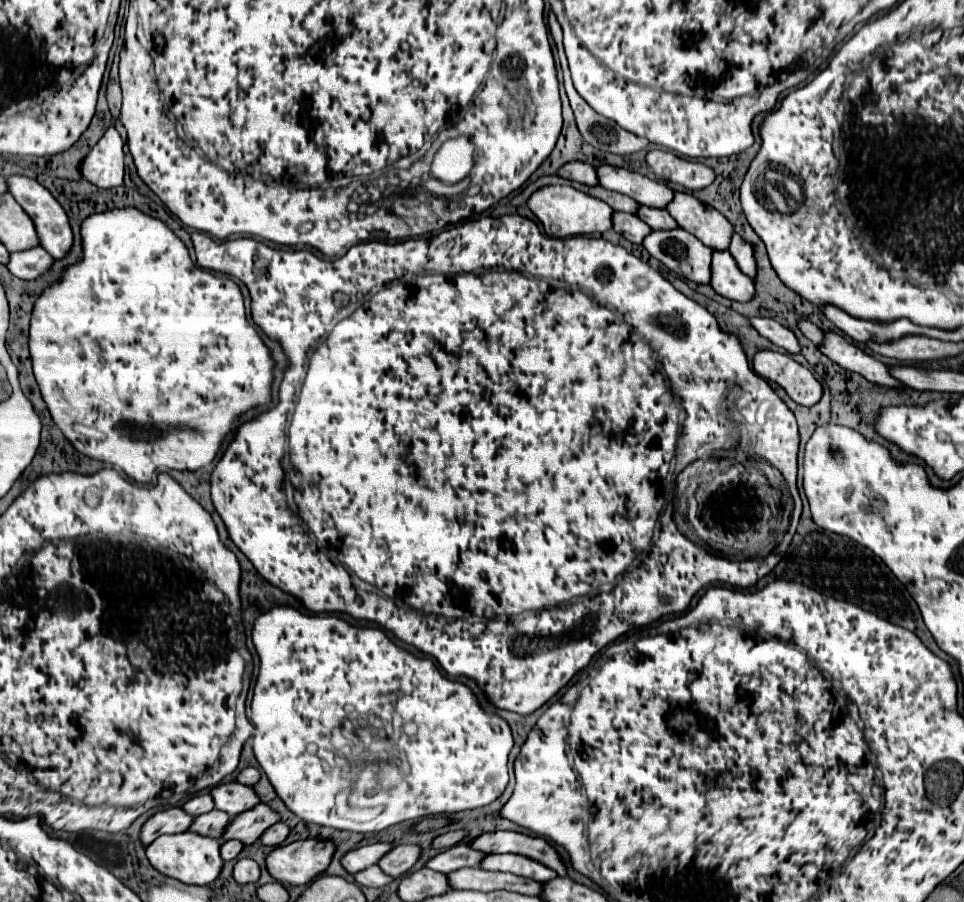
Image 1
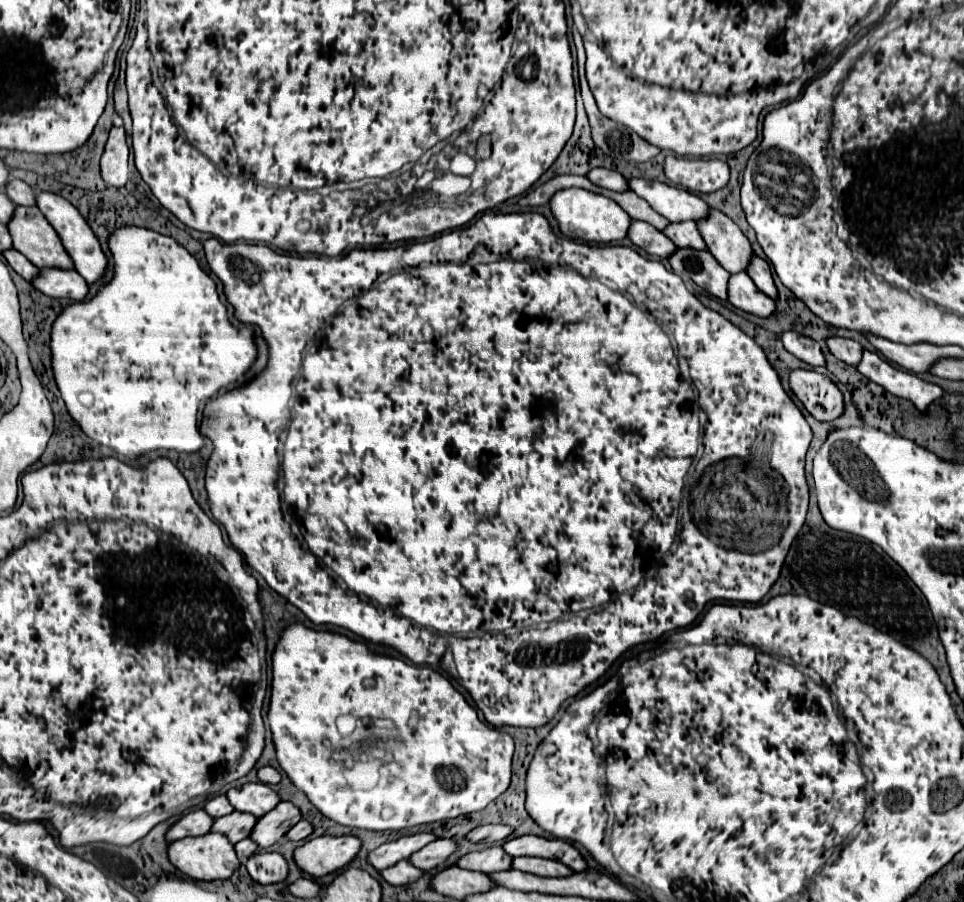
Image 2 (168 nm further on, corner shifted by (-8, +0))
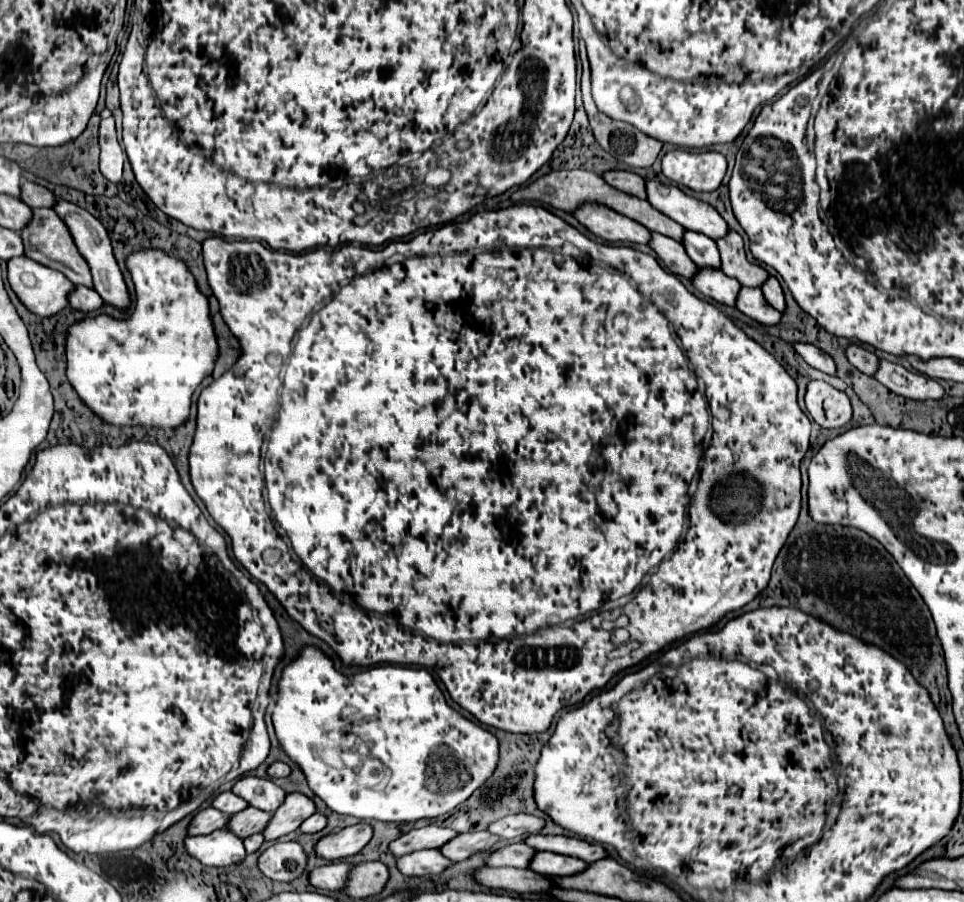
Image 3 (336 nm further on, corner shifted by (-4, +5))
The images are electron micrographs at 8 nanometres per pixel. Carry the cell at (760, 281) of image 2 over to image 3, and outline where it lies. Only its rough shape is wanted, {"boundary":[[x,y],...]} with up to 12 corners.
{"boundary":[[775,277],[761,285],[769,305],[785,309],[781,285]]}

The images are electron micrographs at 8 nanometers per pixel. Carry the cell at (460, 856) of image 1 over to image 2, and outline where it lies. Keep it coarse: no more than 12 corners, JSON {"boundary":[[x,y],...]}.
{"boundary":[[503,846],[471,852],[459,860],[467,870],[509,870],[513,858]]}

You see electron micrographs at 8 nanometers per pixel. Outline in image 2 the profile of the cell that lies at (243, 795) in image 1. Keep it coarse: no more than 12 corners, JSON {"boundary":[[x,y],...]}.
{"boundary":[[263,782],[243,784],[227,792],[235,810],[257,818],[281,802]]}

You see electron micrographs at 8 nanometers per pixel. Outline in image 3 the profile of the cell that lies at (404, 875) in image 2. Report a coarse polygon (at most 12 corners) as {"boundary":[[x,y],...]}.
{"boundary":[[437,849],[397,859],[407,877],[441,873],[451,861]]}

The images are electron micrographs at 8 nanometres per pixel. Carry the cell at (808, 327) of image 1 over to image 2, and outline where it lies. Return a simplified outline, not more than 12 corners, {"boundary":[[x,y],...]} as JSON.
{"boundary":[[829,338],[835,358],[857,366],[863,346],[849,338]]}

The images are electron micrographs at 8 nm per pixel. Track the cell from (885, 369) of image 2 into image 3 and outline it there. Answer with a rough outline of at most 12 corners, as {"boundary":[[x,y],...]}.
{"boundary":[[879,361],[875,379],[915,399],[941,399],[943,387],[917,371]]}

